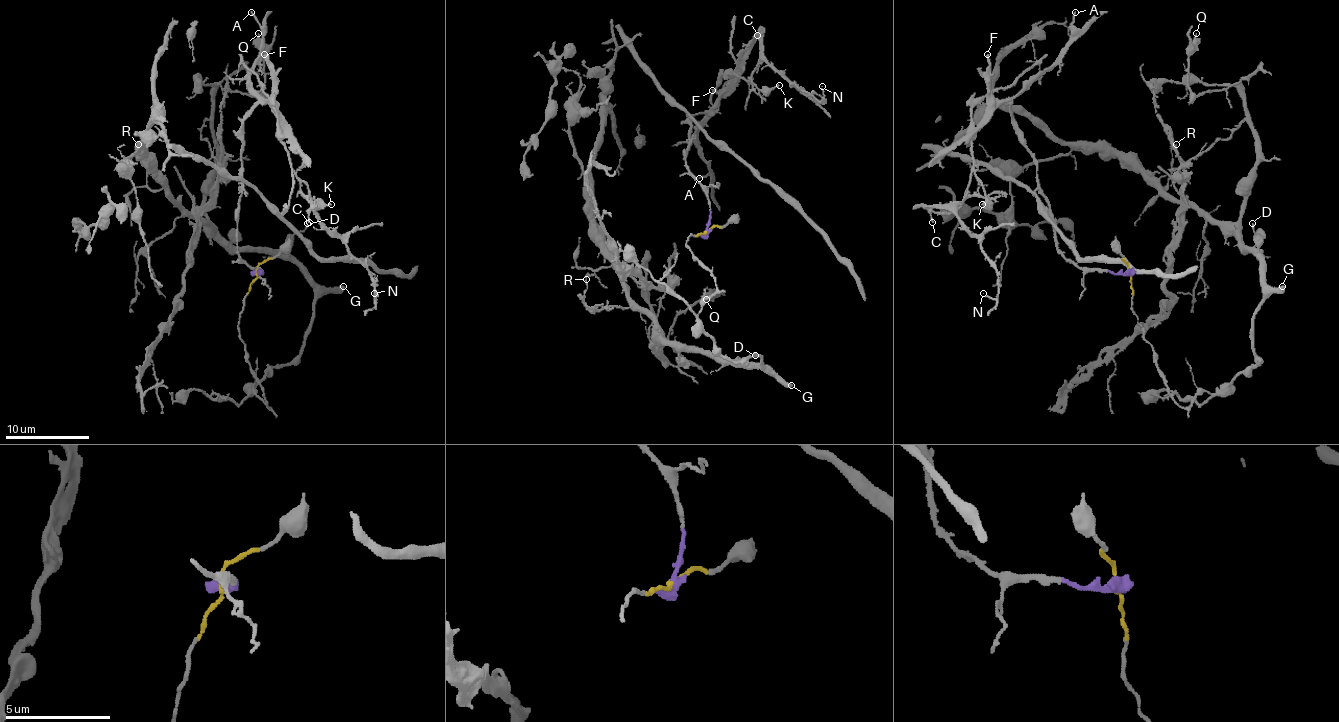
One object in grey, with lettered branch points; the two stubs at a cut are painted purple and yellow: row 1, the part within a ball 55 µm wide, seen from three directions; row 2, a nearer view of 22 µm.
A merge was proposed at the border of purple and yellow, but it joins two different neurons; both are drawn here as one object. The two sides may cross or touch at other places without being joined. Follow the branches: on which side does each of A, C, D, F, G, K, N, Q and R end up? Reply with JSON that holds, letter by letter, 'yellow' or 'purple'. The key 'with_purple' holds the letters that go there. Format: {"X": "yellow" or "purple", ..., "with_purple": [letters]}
{"A": "purple", "C": "purple", "D": "yellow", "F": "purple", "G": "yellow", "K": "purple", "N": "purple", "Q": "yellow", "R": "yellow", "with_purple": ["A", "C", "F", "K", "N"]}

